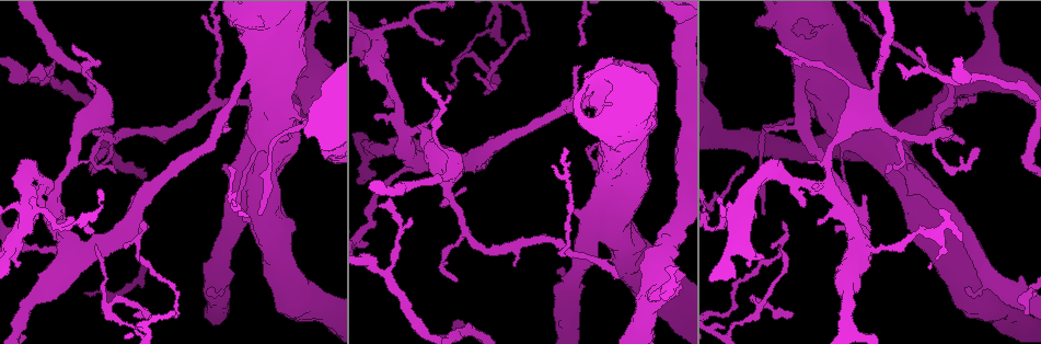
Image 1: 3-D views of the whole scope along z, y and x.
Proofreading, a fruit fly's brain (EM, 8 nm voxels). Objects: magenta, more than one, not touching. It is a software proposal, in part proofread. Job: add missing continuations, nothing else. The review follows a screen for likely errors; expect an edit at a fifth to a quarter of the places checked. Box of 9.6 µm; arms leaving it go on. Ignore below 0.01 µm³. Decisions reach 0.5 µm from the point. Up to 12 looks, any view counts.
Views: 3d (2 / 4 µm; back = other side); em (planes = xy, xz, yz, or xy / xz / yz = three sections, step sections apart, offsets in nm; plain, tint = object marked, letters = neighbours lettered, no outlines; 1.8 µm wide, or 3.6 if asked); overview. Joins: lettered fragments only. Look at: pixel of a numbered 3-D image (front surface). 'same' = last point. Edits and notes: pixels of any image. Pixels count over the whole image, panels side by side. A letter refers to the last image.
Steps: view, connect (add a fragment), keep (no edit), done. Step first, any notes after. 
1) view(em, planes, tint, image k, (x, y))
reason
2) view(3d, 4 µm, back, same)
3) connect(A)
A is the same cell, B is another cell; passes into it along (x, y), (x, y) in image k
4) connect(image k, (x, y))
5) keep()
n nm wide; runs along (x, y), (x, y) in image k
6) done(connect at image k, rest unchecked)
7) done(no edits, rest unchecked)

view(em, xz, step 8, tint, image 1, (484, 91))

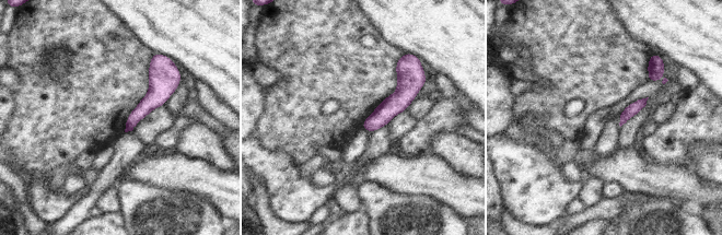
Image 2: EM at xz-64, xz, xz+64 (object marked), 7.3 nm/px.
view(em, planes, letters, same)

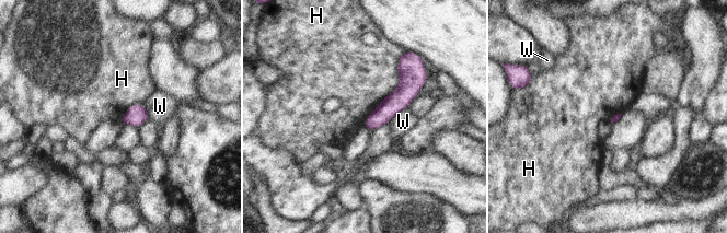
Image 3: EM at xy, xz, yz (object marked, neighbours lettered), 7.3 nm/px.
keep()
H touches over 280 nm; H and W are other cells; runs along (402, 62), (404, 92), (368, 125) in image 3; none of them fits

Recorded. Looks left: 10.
view(em, yz, step 8, tint, image 1, (1029, 313))
branch stops here

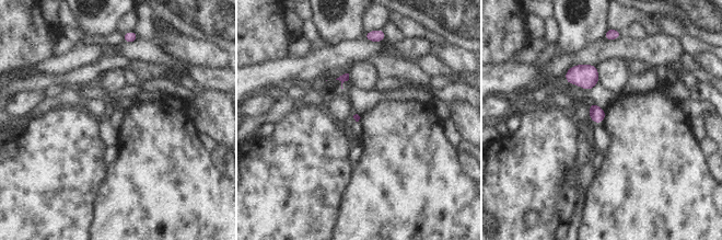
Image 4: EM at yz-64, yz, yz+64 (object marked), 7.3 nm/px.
view(em, planes, letters, same)
cut it another way

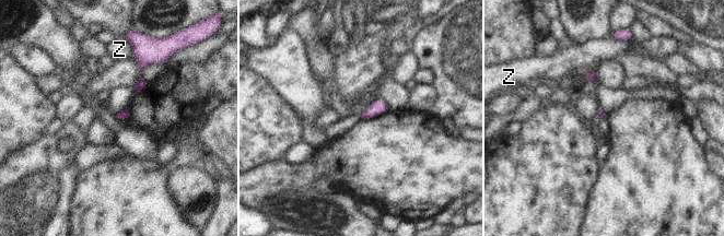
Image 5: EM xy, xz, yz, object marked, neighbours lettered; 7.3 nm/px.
keep()
Z is another cell; border along (129, 44), (132, 56) in image 5; none of them fits

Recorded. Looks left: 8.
view(em, planes, letters, image 1, (201, 16))
an open end

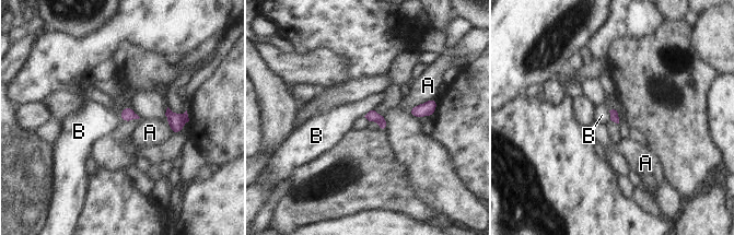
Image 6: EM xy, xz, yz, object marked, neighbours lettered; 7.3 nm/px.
keep()
A and B are other cells; border along (373, 109), (364, 116) in image 6; none of them fits

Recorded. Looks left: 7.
view(em, xy, step 4, tint, image 1, (133, 222))
sharp bend

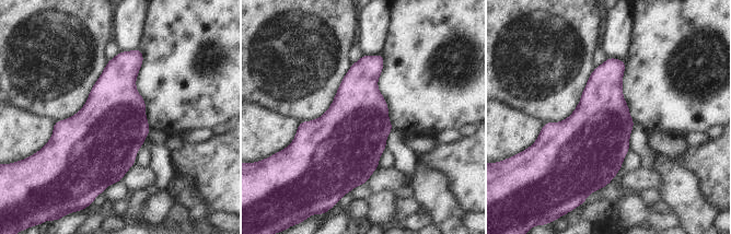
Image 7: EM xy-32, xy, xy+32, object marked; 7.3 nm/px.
view(em, planes, letters, same)
another direction

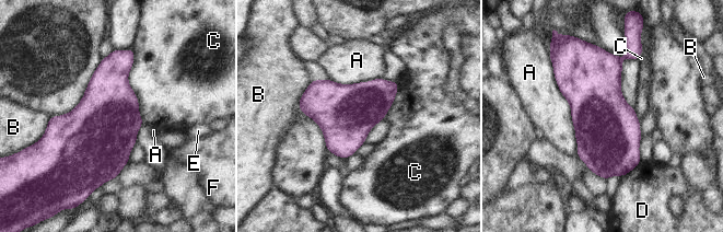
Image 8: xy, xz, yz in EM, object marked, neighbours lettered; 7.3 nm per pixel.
keep()
440 nm wide; A, B, C, D, E and F are other cells; border along (131, 48), (128, 84), (143, 123) in image 8; none of them fits

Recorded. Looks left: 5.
view(em, yz, step 8, tint, image 1, (576, 210))
free end

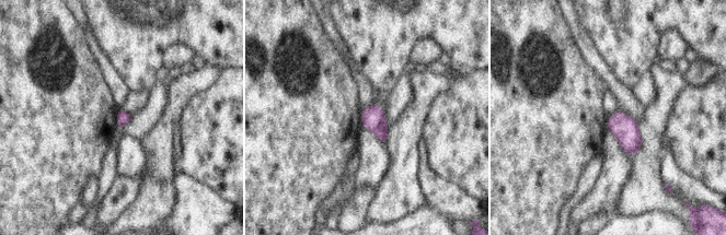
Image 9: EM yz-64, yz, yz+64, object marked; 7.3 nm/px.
view(em, xy, step 8, letters, same)
cut it another way

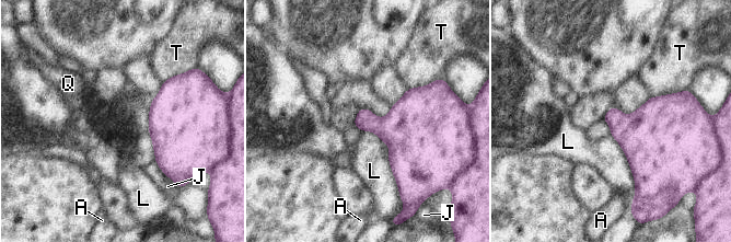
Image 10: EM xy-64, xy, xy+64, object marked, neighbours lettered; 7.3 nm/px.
keep()
A, J, L, Q and T are other cells; border along (610, 135), (627, 160), (635, 193) in image 10; none of them fits

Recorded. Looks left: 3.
done(no edits, rest unchecked)

